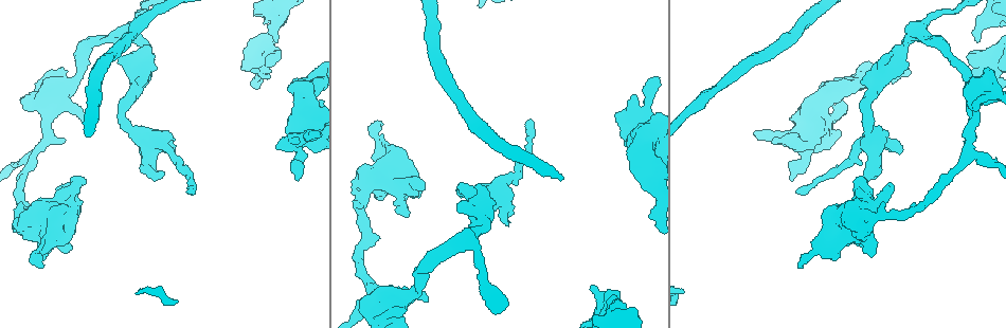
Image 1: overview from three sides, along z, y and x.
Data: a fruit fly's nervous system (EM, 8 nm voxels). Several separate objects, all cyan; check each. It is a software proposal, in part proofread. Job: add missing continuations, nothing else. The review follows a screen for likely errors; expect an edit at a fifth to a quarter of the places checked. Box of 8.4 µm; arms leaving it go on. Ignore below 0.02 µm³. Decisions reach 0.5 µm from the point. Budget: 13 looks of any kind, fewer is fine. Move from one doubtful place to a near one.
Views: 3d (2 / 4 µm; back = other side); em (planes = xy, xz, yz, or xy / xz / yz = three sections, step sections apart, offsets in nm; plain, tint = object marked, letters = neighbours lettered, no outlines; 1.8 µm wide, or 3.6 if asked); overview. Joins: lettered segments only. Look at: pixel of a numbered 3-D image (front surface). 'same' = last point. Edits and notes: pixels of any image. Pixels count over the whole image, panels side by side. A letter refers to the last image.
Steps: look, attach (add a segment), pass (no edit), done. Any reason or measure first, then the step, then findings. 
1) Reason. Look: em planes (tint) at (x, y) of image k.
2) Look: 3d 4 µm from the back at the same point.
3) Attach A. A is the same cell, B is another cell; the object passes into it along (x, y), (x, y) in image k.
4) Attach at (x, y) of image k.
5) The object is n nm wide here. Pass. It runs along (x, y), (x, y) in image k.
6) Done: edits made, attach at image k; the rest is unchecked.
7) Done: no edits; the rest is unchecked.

Thick end. Look: 3d 4 µm at (420, 193) of image 1.

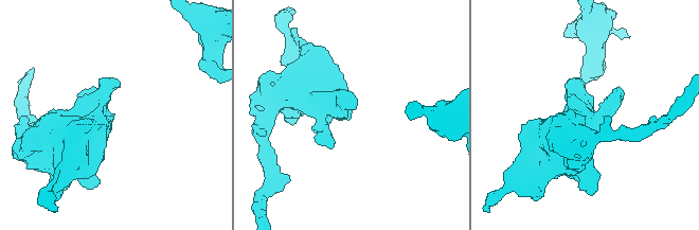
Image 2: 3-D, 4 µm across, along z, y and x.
The arms are 280, 550 nm wide. Look: em yz step 8 (tint) at (591, 126) of image 2.

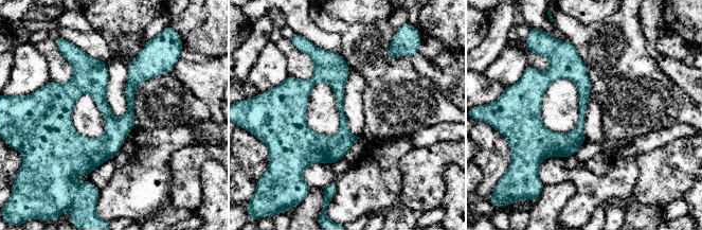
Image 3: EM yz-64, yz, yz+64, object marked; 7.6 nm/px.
Look: em planes (letters) at the same point.

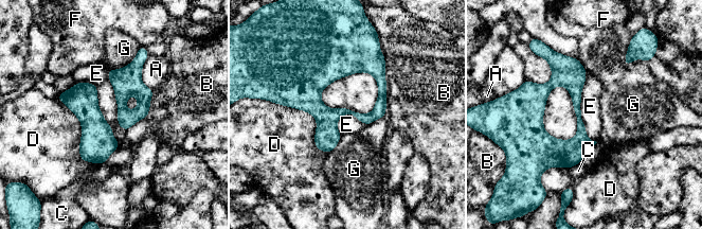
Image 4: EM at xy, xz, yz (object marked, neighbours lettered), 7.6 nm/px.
The longest contact is with D, 600 nm. Pass. A, B, C, D, E, F and G are other cells; no lettered segment goes on from it.

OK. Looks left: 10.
Branch stops here. Look: em yz step 16 (letters) at (62, 142) of image 1.

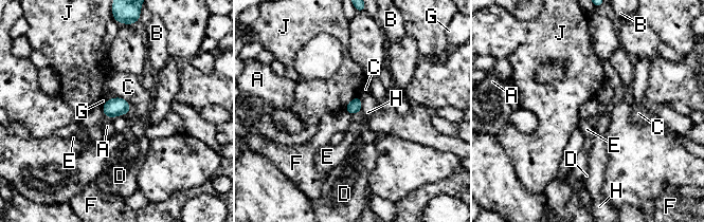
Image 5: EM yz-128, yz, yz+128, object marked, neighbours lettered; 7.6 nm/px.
Pass. A, B, C, D, E, F, G, H and J are other cells; a border runs along (344, 108), (352, 115) in image 5; none of them fits.

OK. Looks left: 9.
An open end. Look: 3d 2 µm at (279, 56) of image 1.

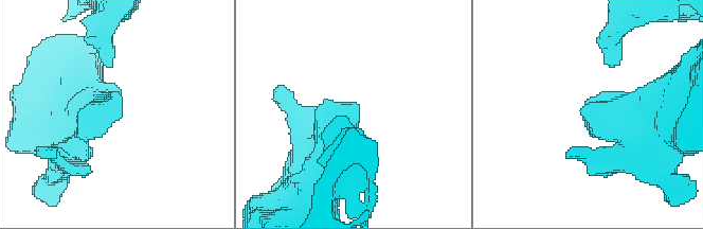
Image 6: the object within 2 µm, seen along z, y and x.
Look: em xy step 16 (tint) at (120, 112) of image 6.

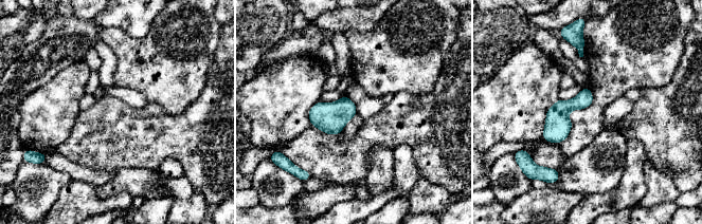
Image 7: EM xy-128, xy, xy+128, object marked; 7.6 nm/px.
Another direction. Look: em planes (letters) at the same point.

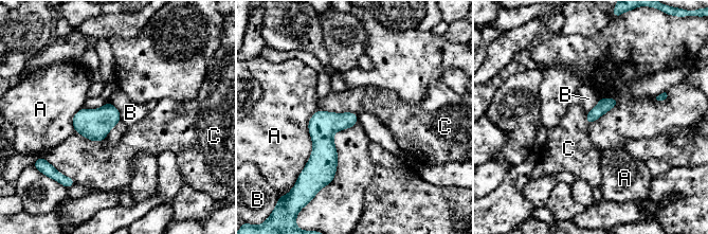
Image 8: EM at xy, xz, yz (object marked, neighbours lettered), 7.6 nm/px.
The longest contact is with A, 480 nm. Pass. A, B and C are other cells; a border runs along (85, 107), (110, 102), (121, 120) in image 8; no lettered segment goes on from it.

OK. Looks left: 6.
An open end. Look: em planes (letters) at (789, 177) of image 1.

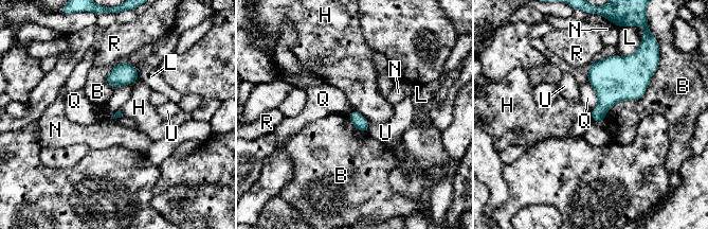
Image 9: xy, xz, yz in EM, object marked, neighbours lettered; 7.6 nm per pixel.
Pass. B, H, L, N, Q, R and U are other cells; no lettered segment goes on from it.

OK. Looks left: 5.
An open end. Look: 3d 2 µm at (381, 124) of image 1.

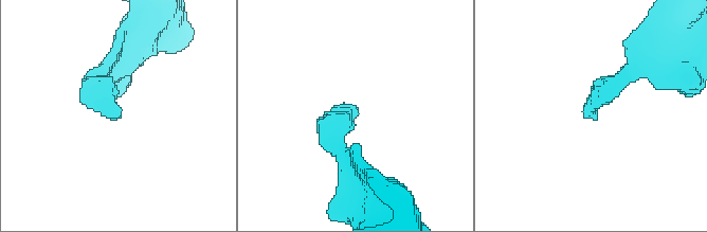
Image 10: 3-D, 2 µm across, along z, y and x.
Now the EM. Look: em planes (letters) at (594, 120) of image 10.

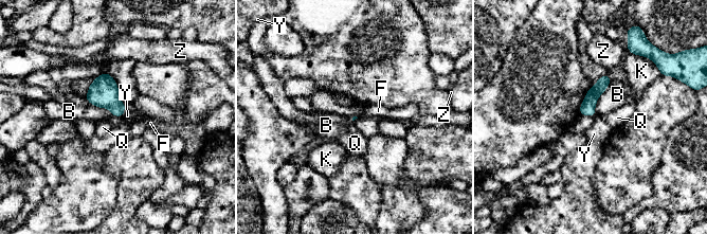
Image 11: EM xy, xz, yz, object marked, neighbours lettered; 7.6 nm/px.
Pass. B, F, K, Q, Y and Z are other cells; a border runs along (127, 106), (122, 115) in image 11; none of them fits.

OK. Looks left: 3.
Done: no edits; the rest is unchecked.

